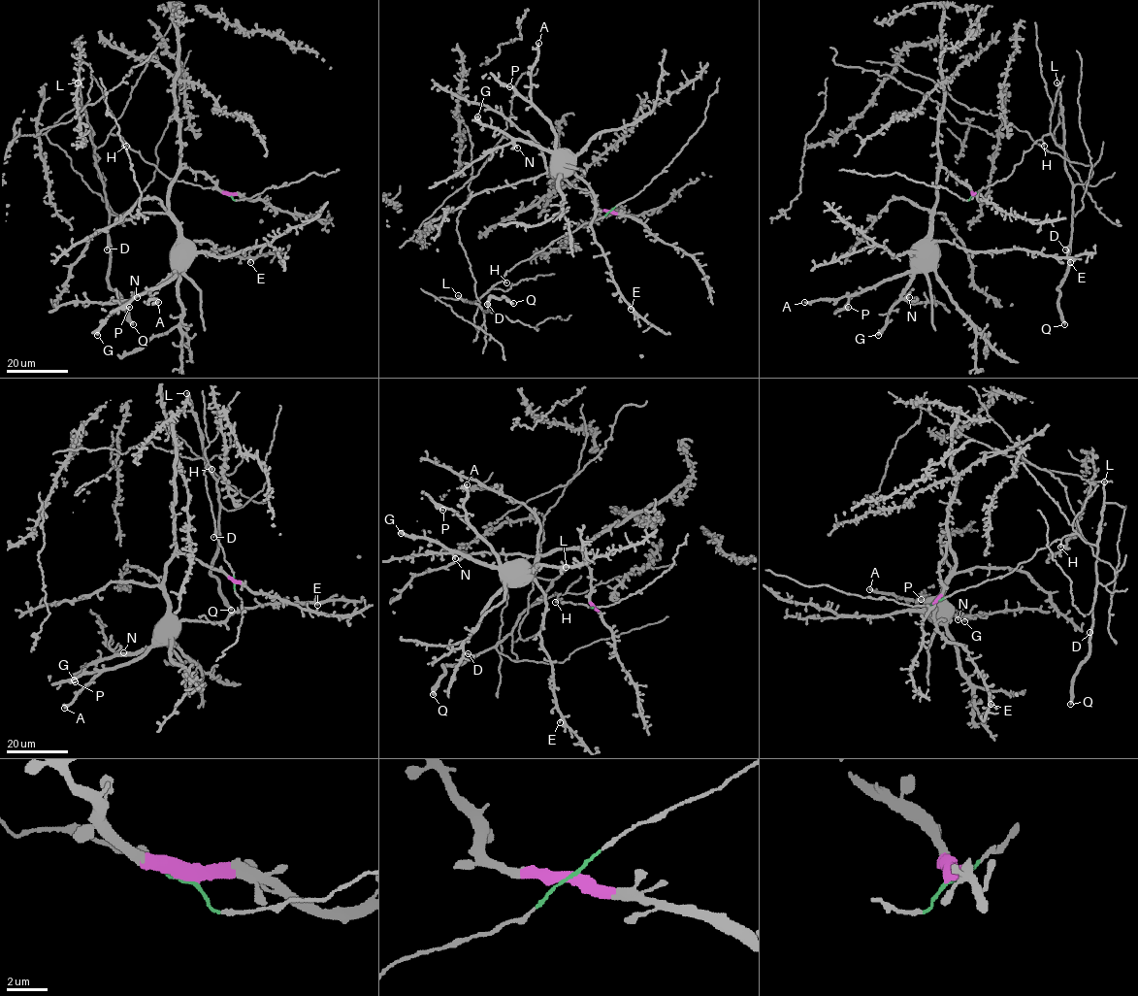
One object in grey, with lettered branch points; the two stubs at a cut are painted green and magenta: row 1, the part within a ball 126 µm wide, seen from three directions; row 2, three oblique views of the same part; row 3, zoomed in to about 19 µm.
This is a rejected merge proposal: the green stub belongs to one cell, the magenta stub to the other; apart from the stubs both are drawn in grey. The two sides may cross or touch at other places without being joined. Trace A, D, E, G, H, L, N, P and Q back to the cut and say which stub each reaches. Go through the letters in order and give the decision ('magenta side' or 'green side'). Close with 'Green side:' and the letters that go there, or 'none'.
A: magenta side
D: green side
E: magenta side
G: magenta side
H: green side
L: green side
N: magenta side
P: magenta side
Q: green side
Green side: D, H, L, Q

